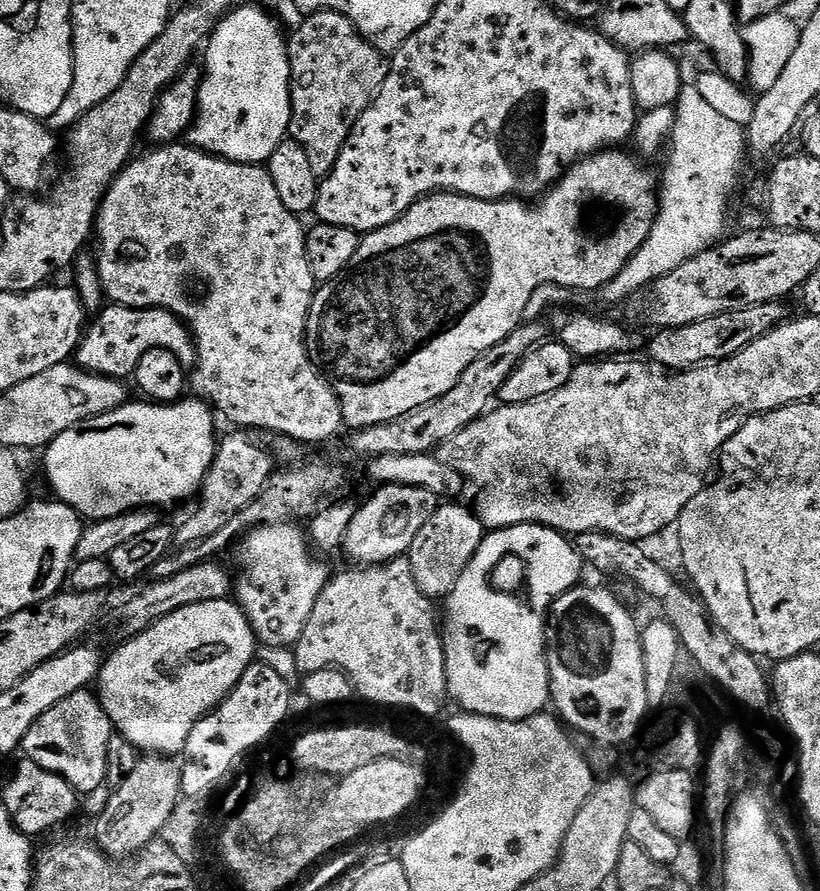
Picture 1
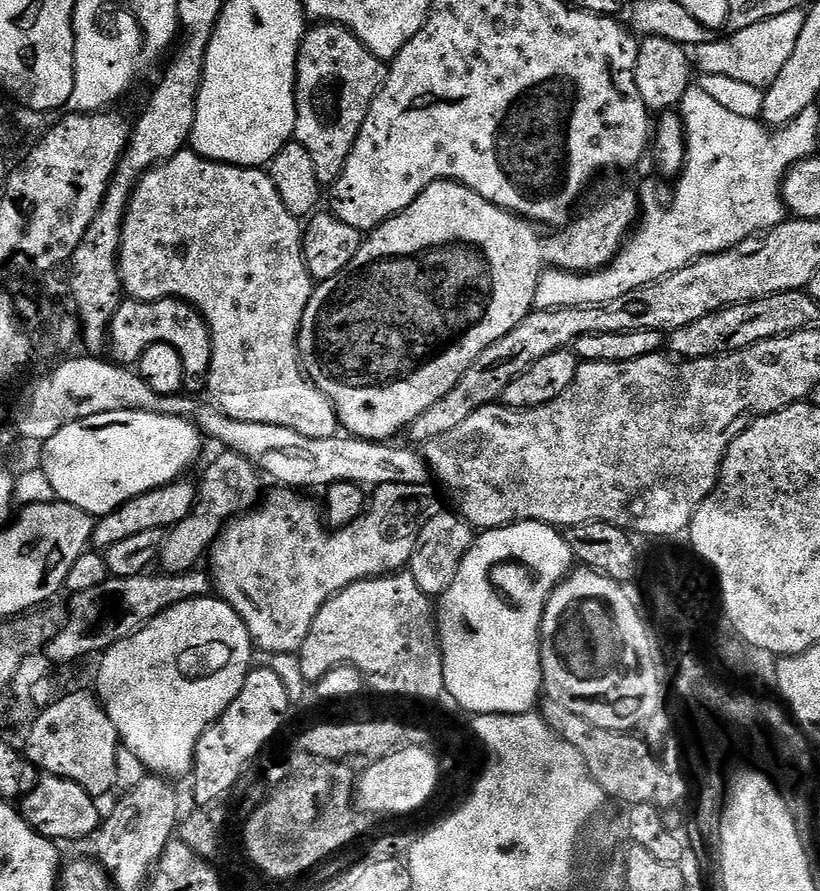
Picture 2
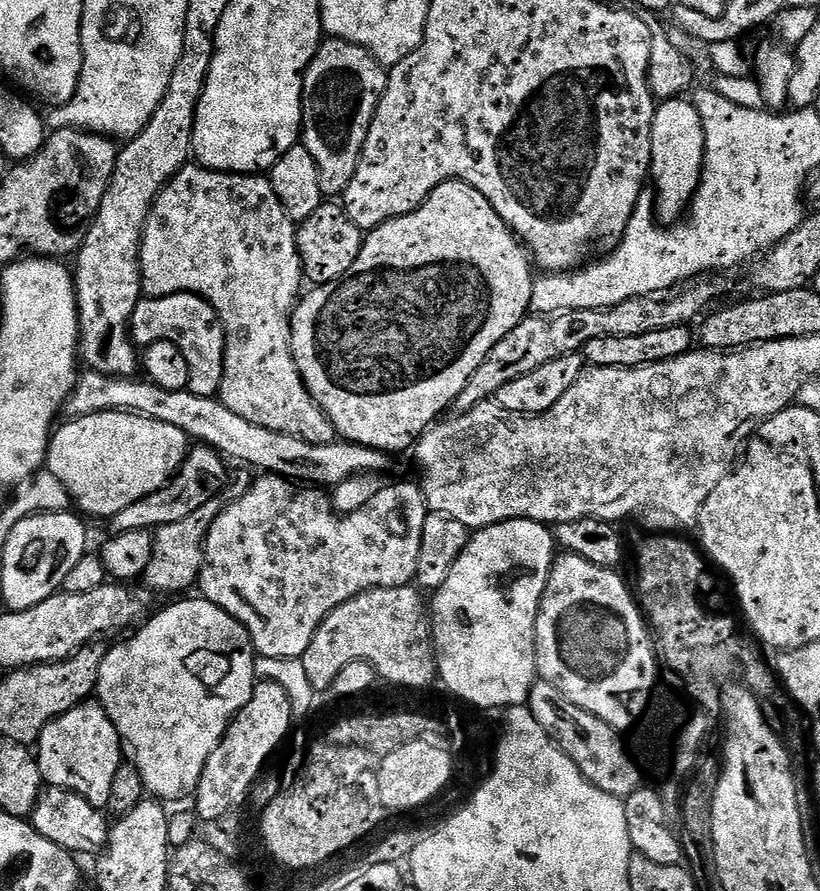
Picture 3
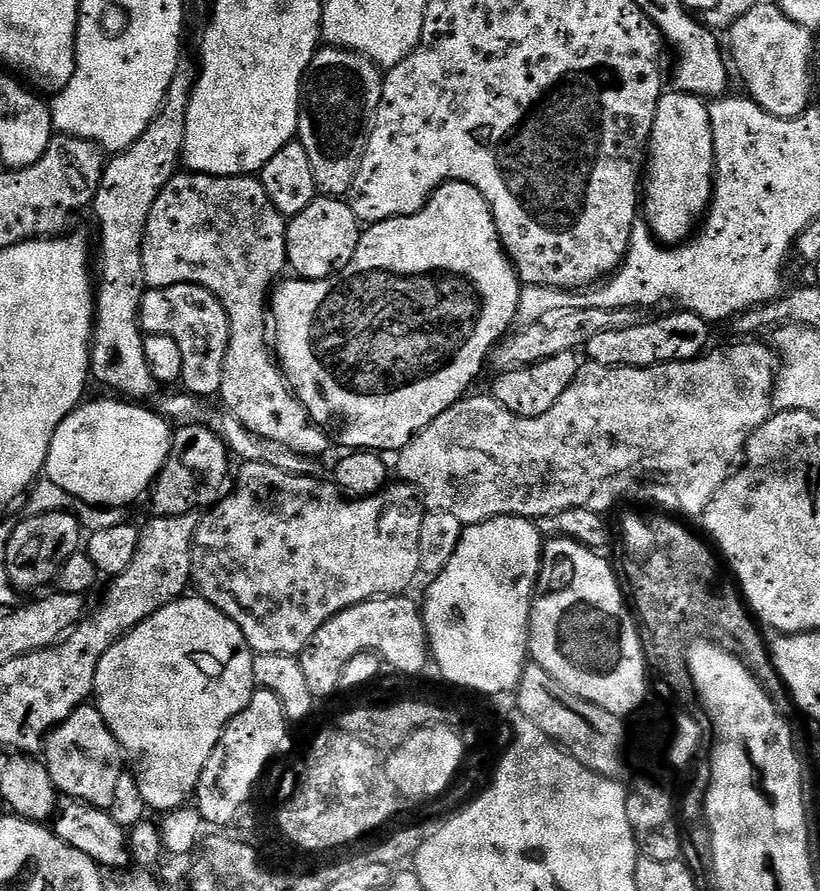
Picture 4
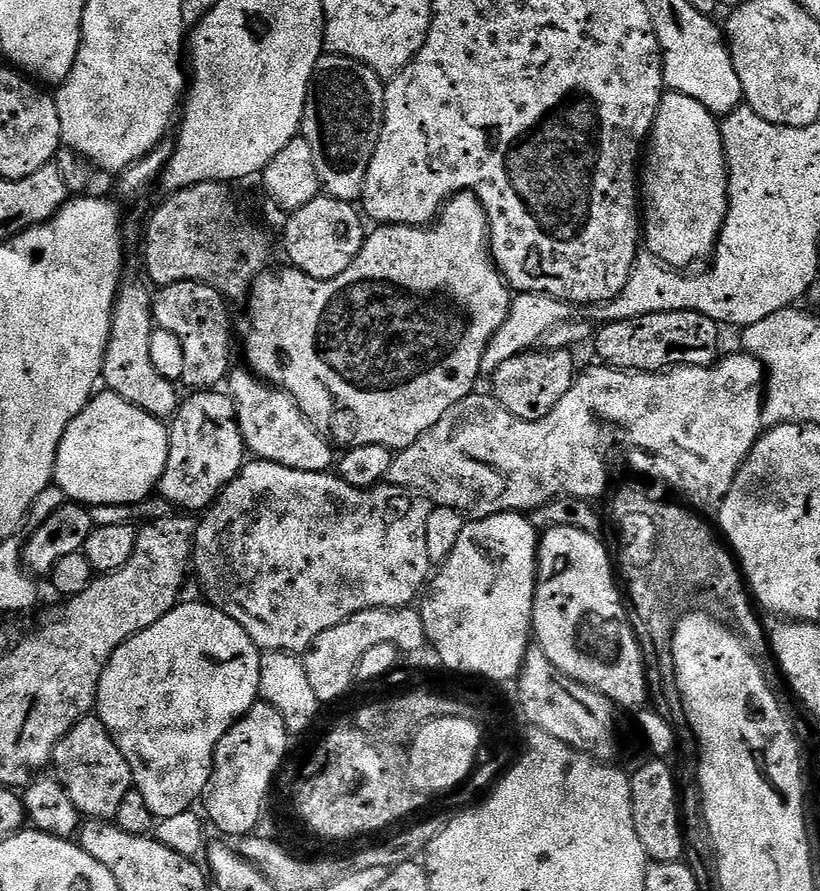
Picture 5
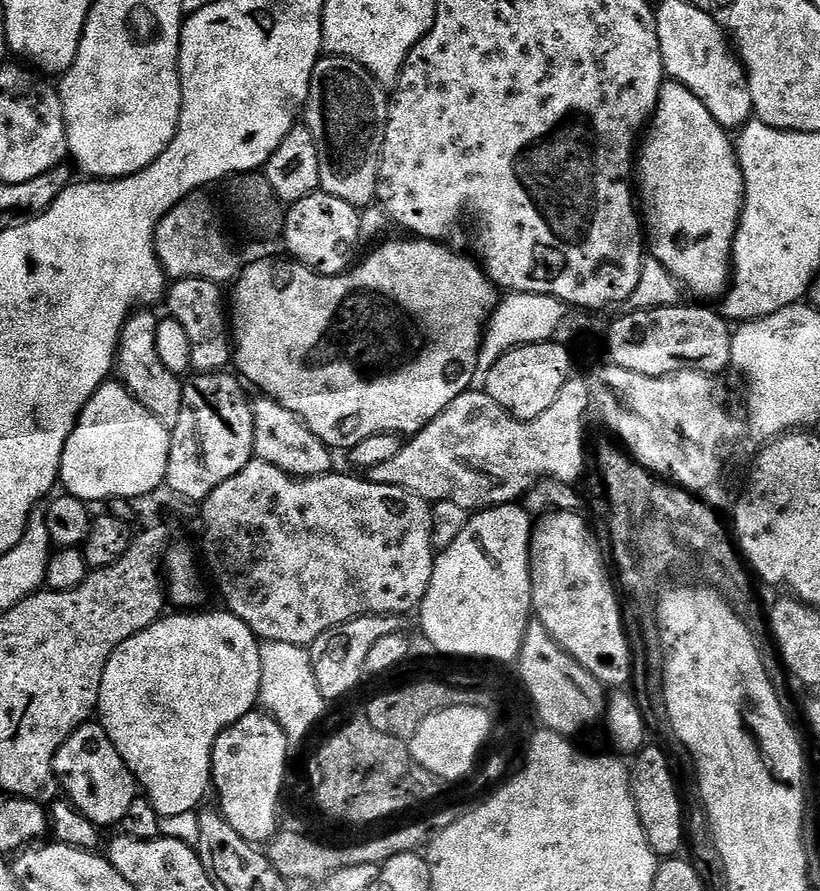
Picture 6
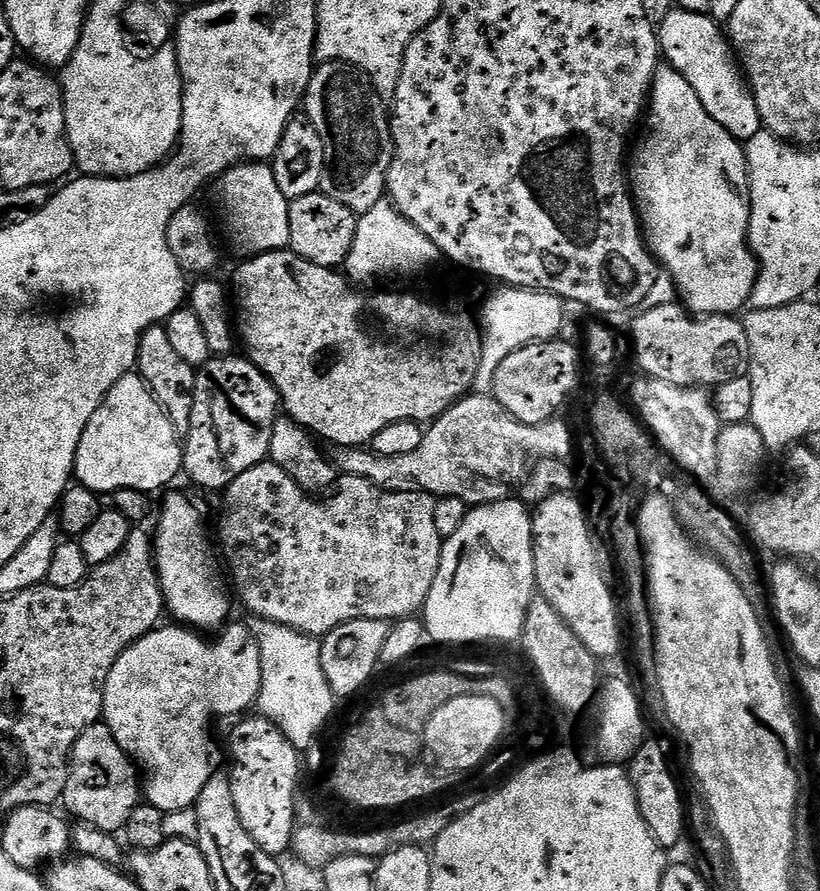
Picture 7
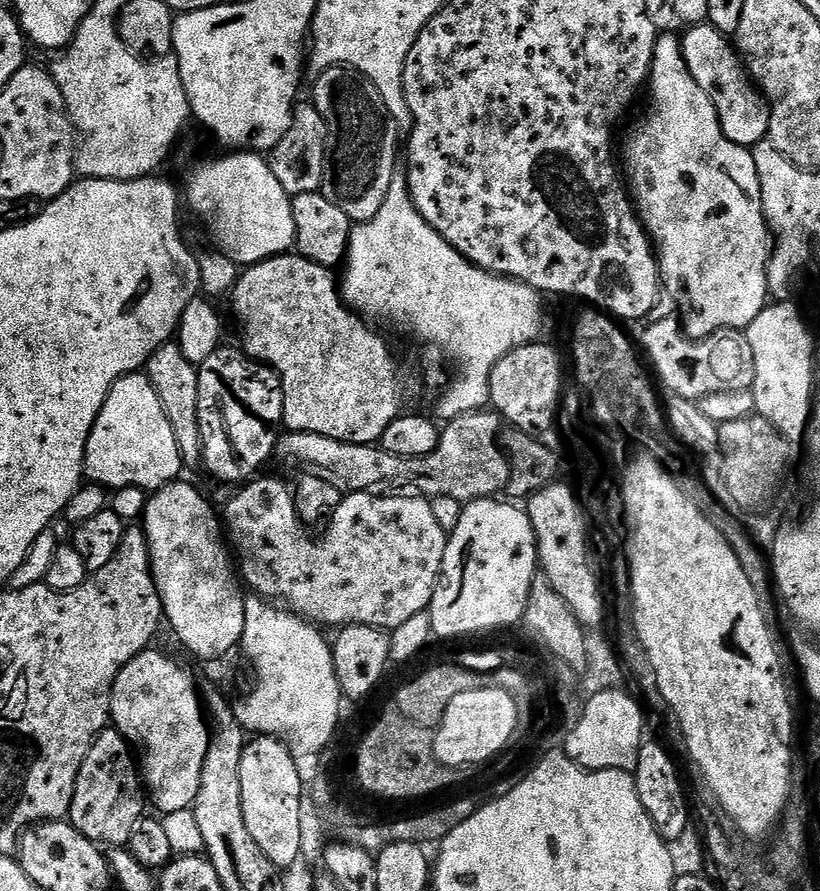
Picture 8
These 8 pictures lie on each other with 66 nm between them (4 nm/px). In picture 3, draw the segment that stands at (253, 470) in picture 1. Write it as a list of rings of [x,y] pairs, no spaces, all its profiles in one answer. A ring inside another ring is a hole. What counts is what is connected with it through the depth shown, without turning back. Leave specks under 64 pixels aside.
[[[213,498],[210,502],[206,502],[206,506],[194,510],[190,518],[182,518],[182,522],[170,522],[170,526],[155,529],[152,538],[152,553],[142,575],[143,583],[153,593],[180,592],[176,594],[184,594],[187,593],[184,591],[191,584],[193,587],[199,581],[204,539],[214,518],[218,518],[221,507],[221,501]]]

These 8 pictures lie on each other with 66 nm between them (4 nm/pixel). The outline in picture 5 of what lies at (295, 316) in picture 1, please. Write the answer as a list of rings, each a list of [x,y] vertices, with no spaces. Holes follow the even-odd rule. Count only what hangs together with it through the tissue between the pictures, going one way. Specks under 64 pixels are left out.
[[[215,180],[214,182],[202,182],[195,184],[189,188],[182,188],[179,192],[171,193],[167,197],[165,204],[160,204],[156,208],[156,213],[148,220],[148,233],[144,236],[144,268],[148,271],[147,279],[153,285],[163,286],[165,284],[173,284],[174,282],[182,282],[183,280],[200,280],[203,284],[208,284],[211,288],[217,288],[223,296],[229,301],[243,301],[248,293],[252,291],[252,282],[269,267],[268,259],[272,256],[272,240],[268,237],[268,232],[264,228],[259,228],[246,213],[240,209],[240,204],[236,201],[236,196],[231,192],[227,183]],[[244,366],[229,371],[226,391],[236,407],[236,421],[245,449],[255,459],[273,460],[276,464],[303,472],[326,472],[333,467],[333,445],[312,425],[310,418],[302,414],[298,402],[294,402],[289,392],[272,387]]]

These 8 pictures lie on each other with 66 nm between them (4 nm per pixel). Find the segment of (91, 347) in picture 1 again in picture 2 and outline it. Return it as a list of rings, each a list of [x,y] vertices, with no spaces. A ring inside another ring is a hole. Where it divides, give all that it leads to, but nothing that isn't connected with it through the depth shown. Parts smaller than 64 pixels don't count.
[[[125,299],[114,314],[110,325],[111,359],[125,366],[135,365],[140,355],[155,344],[169,344],[180,351],[189,393],[200,394],[196,392],[205,391],[212,361],[212,335],[204,317],[183,300]]]

